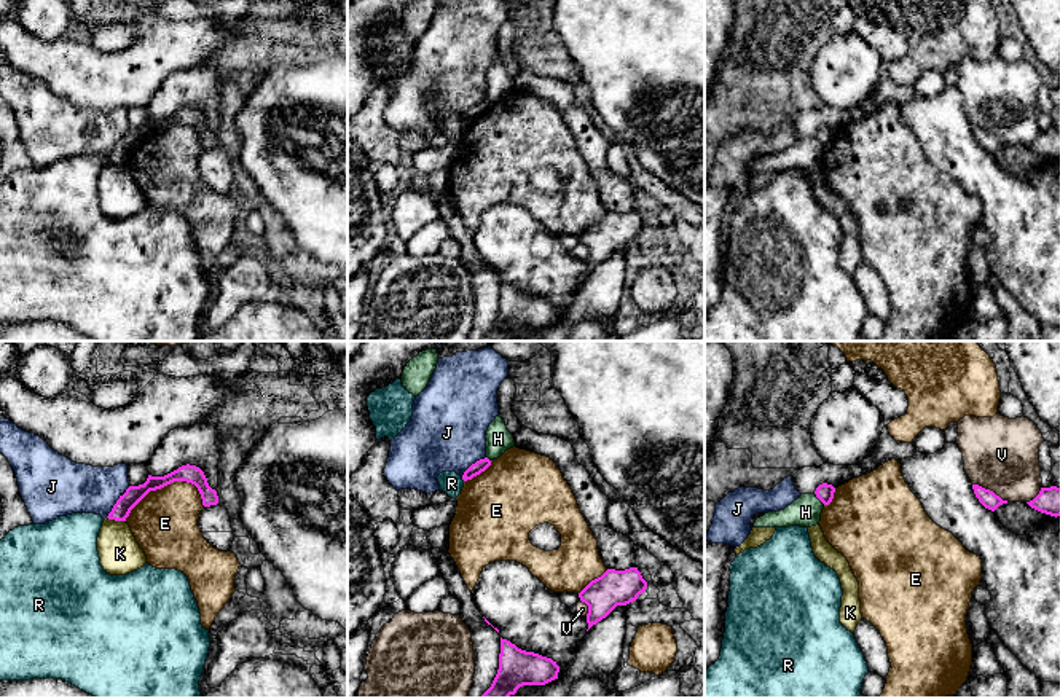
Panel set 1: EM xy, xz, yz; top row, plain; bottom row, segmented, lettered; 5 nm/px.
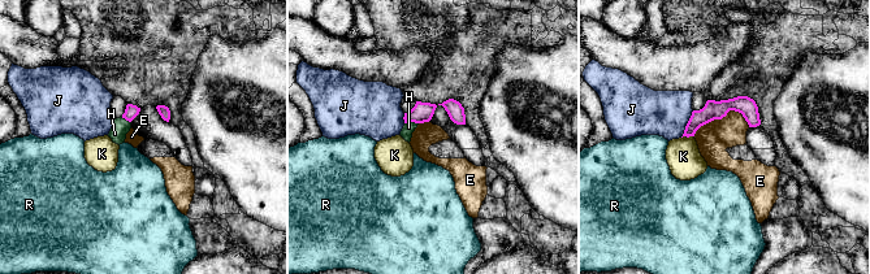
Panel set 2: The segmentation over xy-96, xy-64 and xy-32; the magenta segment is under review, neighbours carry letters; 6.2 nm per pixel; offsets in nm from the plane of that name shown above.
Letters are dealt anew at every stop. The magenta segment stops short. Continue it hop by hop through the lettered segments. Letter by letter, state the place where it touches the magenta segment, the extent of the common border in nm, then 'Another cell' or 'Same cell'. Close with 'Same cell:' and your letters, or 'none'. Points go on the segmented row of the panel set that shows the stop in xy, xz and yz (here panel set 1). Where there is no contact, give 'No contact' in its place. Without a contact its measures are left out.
E: Touches magenta at xy (168, 483). Shared border 420 nm. Another cell
H: Touches magenta at yz (820, 499). Shared border 90 nm. Another cell
J: Touches magenta at xy (117, 502). Shared border 200 nm. Another cell
K: Touches magenta at xy (117, 520). Shared border 100 nm. Another cell
R: Touches magenta at xz (463, 478). Shared border 30 nm. Another cell
V: Touches magenta at yz (989, 490). Shared border 200 nm. Another cell
Same cell: none

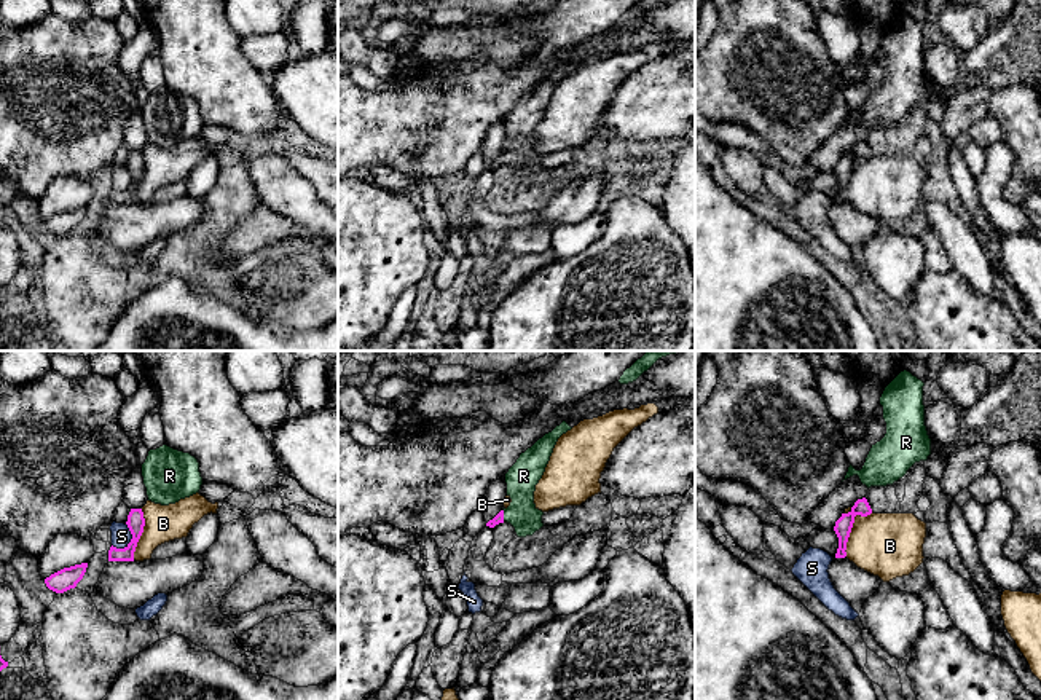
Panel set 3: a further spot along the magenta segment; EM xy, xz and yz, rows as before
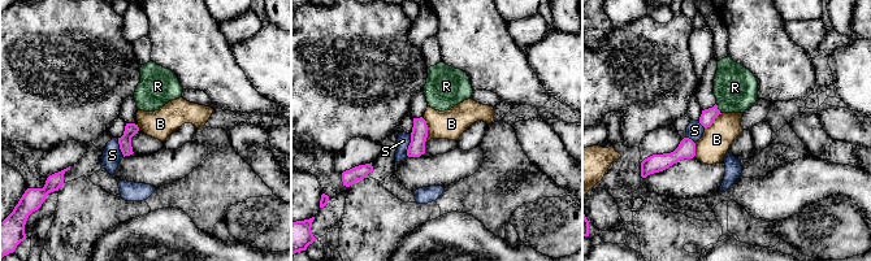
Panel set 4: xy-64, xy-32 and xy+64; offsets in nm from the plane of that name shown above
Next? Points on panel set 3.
B: Touches magenta at yz (852, 526). Shared border 260 nm. Another cell
R: Touches magenta at xz (502, 515). Shared border 60 nm. Same cell
S: Touches magenta at xy (131, 539). Shared border 140 nm. Another cell
Same cell: R

